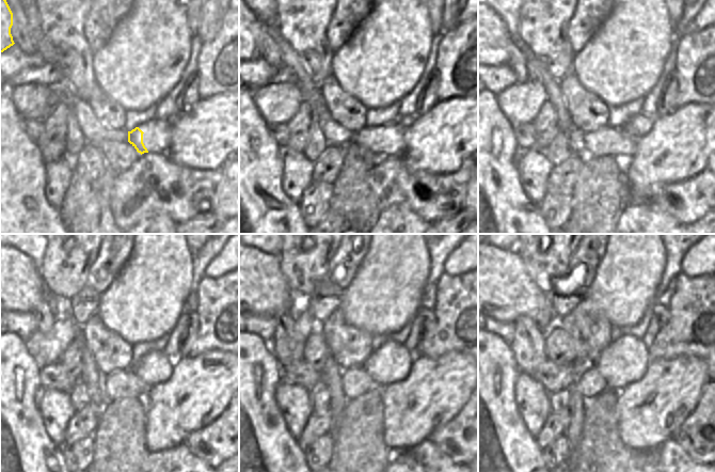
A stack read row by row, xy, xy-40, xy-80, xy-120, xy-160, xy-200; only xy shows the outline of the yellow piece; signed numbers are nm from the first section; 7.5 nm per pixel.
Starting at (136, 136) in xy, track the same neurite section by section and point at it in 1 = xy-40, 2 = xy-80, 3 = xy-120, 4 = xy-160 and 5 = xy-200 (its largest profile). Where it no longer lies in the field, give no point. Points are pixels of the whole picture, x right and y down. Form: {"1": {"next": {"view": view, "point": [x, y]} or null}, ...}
{"1": {"next": {"view": "xy-40", "point": [369, 138]}}, "2": {"next": {"view": "xy-80", "point": [605, 141]}}, "3": {"next": {"view": "xy-120", "point": [121, 383]}}, "4": {"next": {"view": "xy-160", "point": [355, 381]}}, "5": {"next": {"view": "xy-200", "point": [591, 383]}}}

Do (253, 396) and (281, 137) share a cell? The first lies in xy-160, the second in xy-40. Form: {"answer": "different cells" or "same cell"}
{"answer": "different cells"}

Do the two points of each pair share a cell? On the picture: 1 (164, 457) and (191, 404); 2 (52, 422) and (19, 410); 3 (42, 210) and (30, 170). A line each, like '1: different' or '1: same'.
1: different
2: different
3: same

